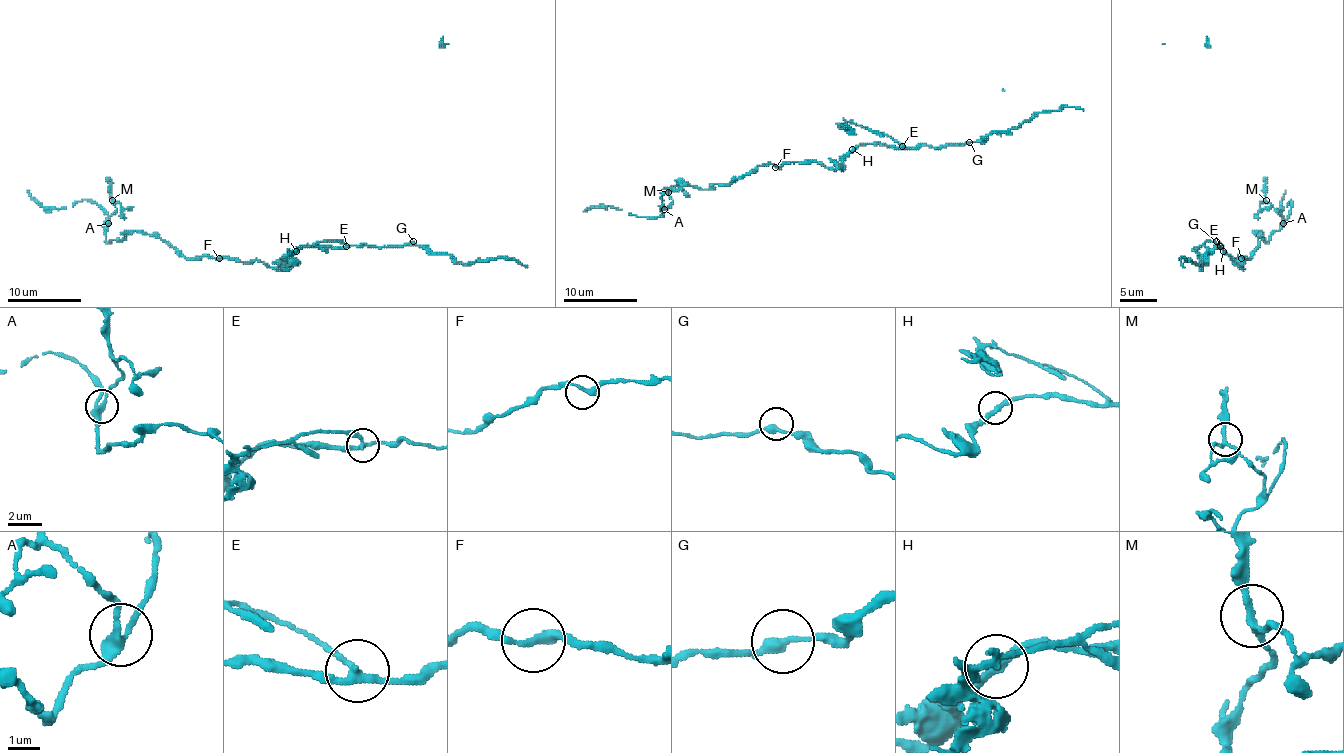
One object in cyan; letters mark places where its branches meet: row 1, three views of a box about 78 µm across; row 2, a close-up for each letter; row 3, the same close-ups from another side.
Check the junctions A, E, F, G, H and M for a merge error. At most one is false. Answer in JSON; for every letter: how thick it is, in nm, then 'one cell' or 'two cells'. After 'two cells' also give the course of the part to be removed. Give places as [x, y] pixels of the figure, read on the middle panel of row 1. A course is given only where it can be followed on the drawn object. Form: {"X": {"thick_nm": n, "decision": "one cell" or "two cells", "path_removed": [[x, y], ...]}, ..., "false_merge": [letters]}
{"A": {"thick_nm": 280, "decision": "one cell"}, "E": {"thick_nm": 200, "decision": "two cells", "path_removed": [[902, 145], [885, 134], [849, 121], [845, 127], [838, 127]]}, "F": {"thick_nm": 240, "decision": "one cell"}, "G": {"thick_nm": 280, "decision": "one cell"}, "H": {"thick_nm": 240, "decision": "one cell"}, "M": {"thick_nm": 180, "decision": "one cell"}, "false_merge": ["E"]}

